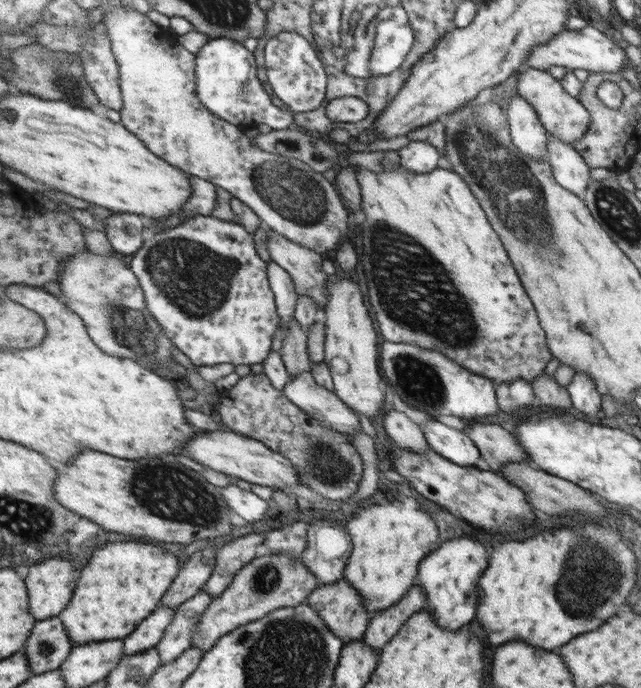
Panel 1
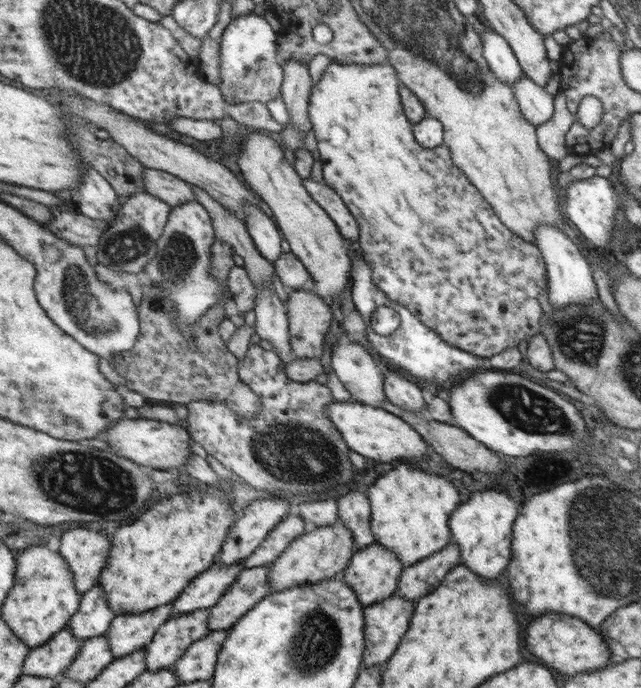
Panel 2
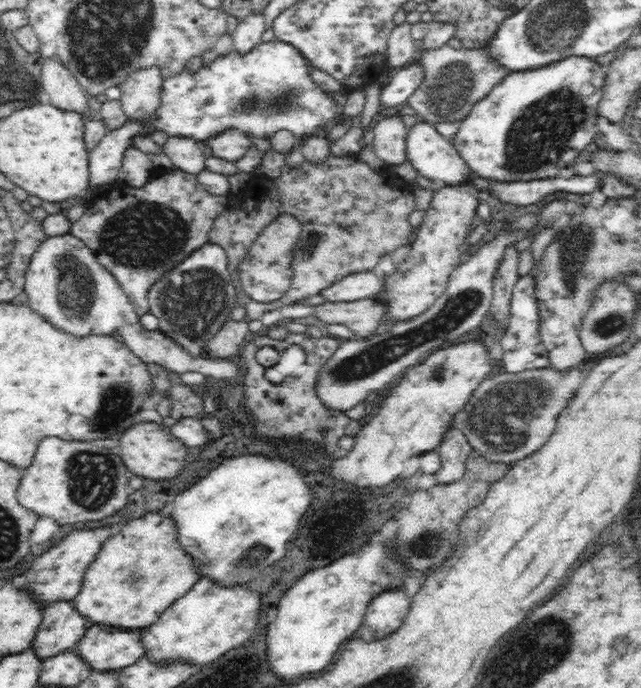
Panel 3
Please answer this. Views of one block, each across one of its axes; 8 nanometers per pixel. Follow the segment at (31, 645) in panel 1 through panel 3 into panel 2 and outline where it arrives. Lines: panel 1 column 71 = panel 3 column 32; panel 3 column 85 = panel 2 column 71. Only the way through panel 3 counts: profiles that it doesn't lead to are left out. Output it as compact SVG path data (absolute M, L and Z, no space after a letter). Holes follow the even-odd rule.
M102 583L84 594L84 602L67 626L80 640L105 636L119 615L108 602L108 590Z

